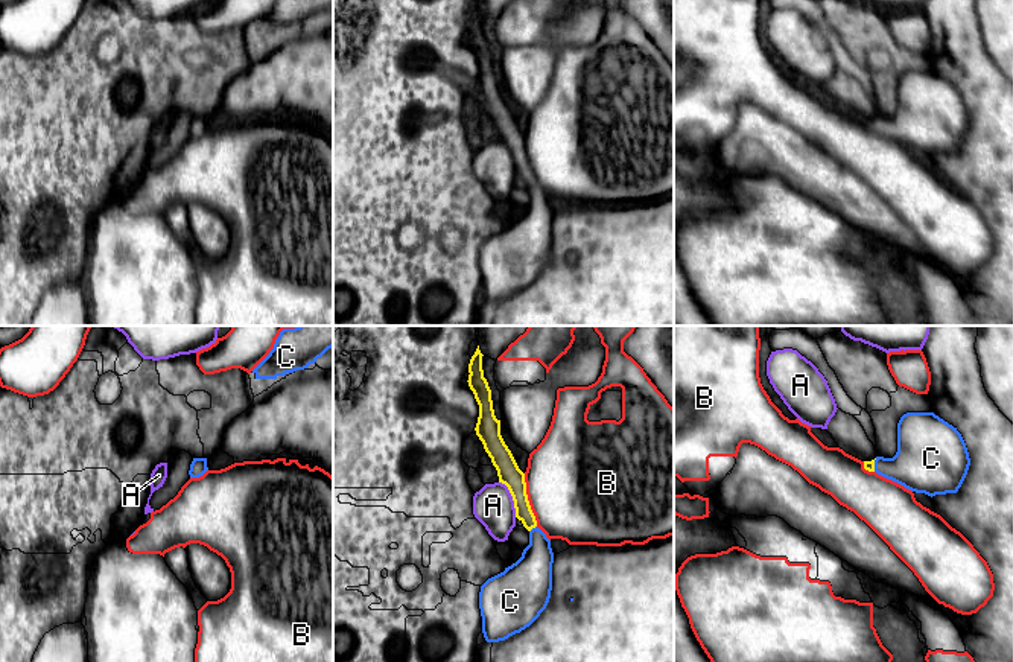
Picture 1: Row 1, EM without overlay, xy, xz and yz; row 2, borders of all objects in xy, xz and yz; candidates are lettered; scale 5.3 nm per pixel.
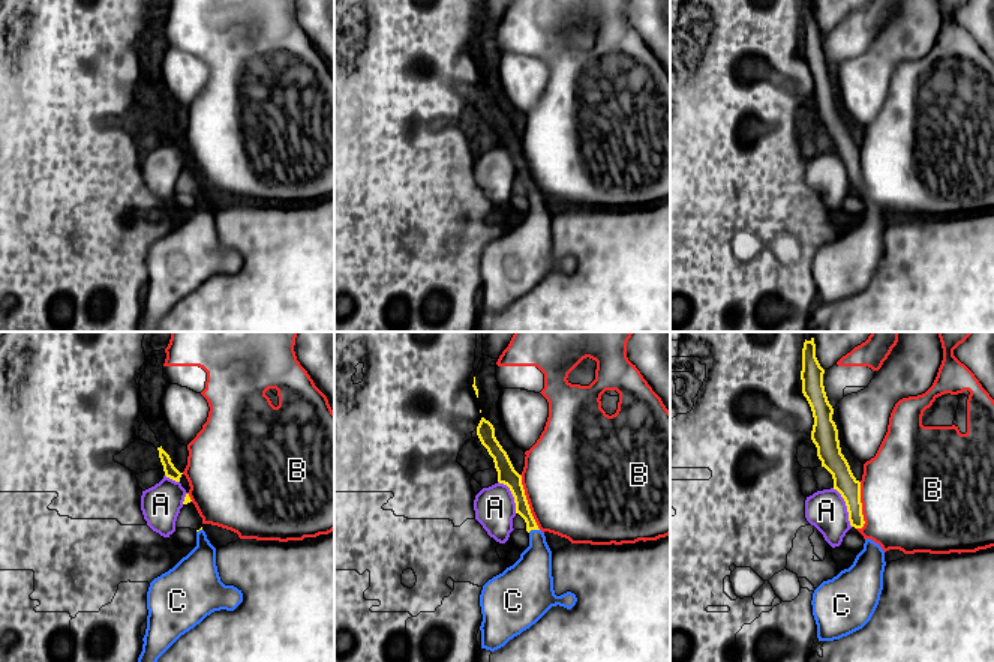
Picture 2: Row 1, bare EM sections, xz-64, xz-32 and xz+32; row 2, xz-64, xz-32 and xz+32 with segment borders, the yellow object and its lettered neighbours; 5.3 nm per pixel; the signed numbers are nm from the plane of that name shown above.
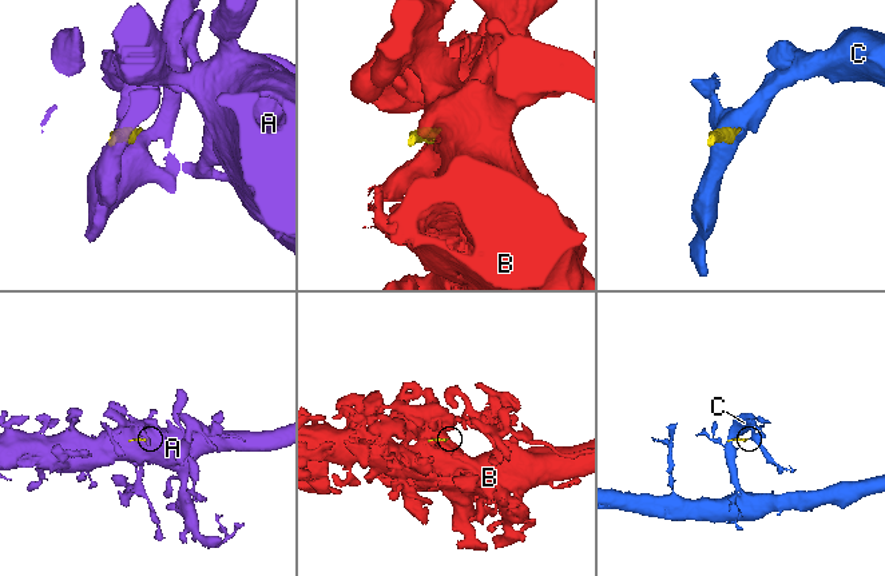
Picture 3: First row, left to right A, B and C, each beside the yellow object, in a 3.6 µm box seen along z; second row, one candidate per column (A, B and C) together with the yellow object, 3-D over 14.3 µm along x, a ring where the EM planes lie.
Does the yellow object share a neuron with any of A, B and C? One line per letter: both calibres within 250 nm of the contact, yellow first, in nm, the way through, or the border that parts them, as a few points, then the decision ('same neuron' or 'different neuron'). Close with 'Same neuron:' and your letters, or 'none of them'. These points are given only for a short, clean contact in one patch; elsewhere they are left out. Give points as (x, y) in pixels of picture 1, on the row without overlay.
A: 120/220 nm | along xz (499, 140), (511, 155), (516, 175) | different neuron
B: 120/480 nm | along xz (523, 133), (528, 163), (537, 184) | different neuron
C: 100/220 nm | across xz (516, 143), (522, 169), (533, 186), (536, 224), (531, 233) | same neuron
Same neuron: C

